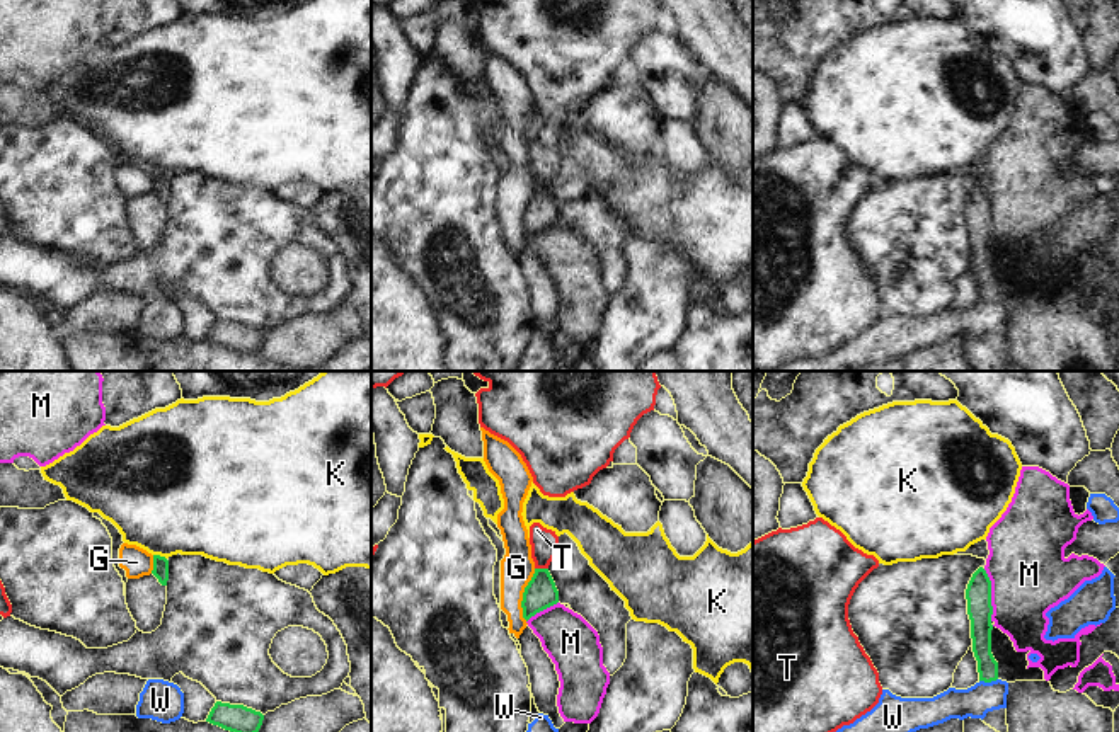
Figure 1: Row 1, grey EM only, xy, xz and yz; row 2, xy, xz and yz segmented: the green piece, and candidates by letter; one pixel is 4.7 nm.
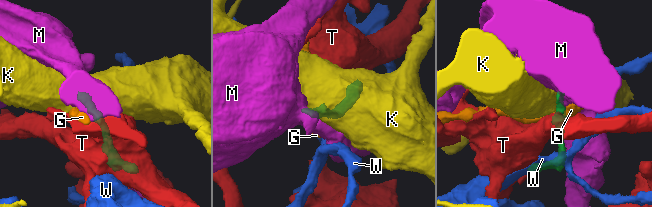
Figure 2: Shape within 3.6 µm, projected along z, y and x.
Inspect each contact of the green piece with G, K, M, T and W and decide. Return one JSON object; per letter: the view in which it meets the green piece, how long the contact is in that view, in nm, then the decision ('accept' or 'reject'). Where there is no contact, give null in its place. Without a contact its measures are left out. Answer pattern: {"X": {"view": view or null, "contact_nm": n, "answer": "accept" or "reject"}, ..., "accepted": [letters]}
{"G": {"view": "xz", "contact_nm": 260, "answer": "reject"}, "K": {"view": "xy", "contact_nm": 70, "answer": "reject"}, "M": {"view": "yz", "contact_nm": 260, "answer": "reject"}, "T": {"view": "xz", "contact_nm": 60, "answer": "reject"}, "W": {"view": "yz", "contact_nm": 90, "answer": "reject"}, "accepted": []}

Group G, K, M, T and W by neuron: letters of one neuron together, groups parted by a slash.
G / K / M / T / W

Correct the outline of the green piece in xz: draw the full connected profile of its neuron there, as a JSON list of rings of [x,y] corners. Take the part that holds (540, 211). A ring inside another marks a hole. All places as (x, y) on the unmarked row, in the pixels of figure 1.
[[[535,187],[535,192],[523,211],[523,237],[528,240],[537,232],[559,221],[559,209],[548,187]]]

